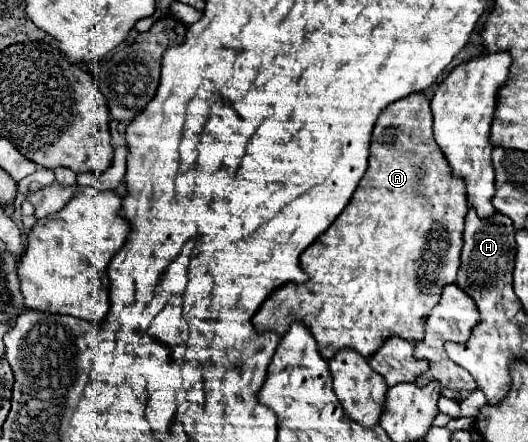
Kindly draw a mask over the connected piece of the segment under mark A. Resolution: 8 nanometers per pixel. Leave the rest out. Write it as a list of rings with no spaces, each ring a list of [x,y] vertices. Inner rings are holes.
[[[413,92],[405,98],[389,104],[379,114],[377,124],[373,128],[373,136],[371,136],[369,168],[367,168],[365,176],[361,178],[353,198],[349,200],[345,210],[337,216],[337,220],[301,254],[301,268],[309,274],[309,280],[305,284],[285,284],[285,286],[279,286],[277,290],[273,290],[273,294],[263,302],[263,306],[253,316],[253,324],[257,326],[257,330],[275,330],[277,334],[285,334],[285,330],[295,320],[303,320],[305,324],[309,324],[309,330],[317,340],[317,346],[319,346],[319,352],[323,358],[331,358],[341,348],[353,348],[361,356],[369,358],[369,354],[373,354],[373,350],[377,350],[377,346],[381,346],[381,342],[389,334],[397,334],[405,340],[421,340],[423,338],[423,326],[425,326],[431,310],[437,306],[443,286],[455,282],[455,276],[457,276],[457,270],[461,264],[459,254],[463,248],[463,218],[469,210],[467,194],[465,194],[465,180],[451,172],[451,166],[449,166],[447,158],[443,156],[441,148],[437,146],[437,142],[431,142],[431,124],[433,124],[433,118],[431,118],[431,108],[429,108],[429,98],[423,92]]]

